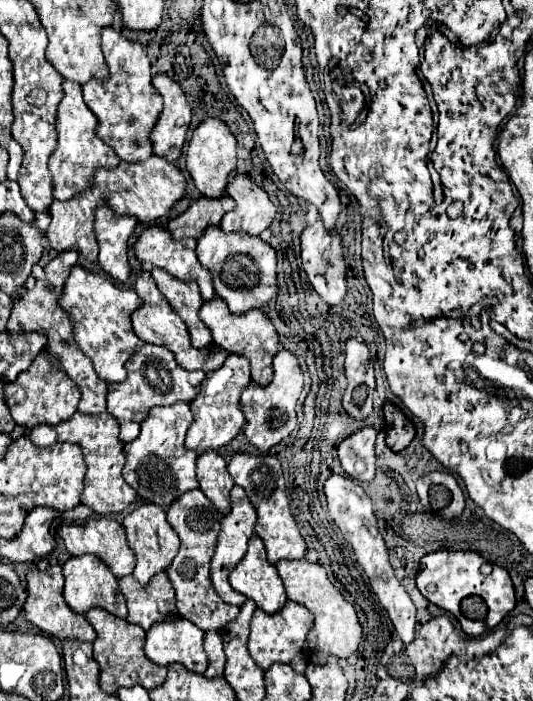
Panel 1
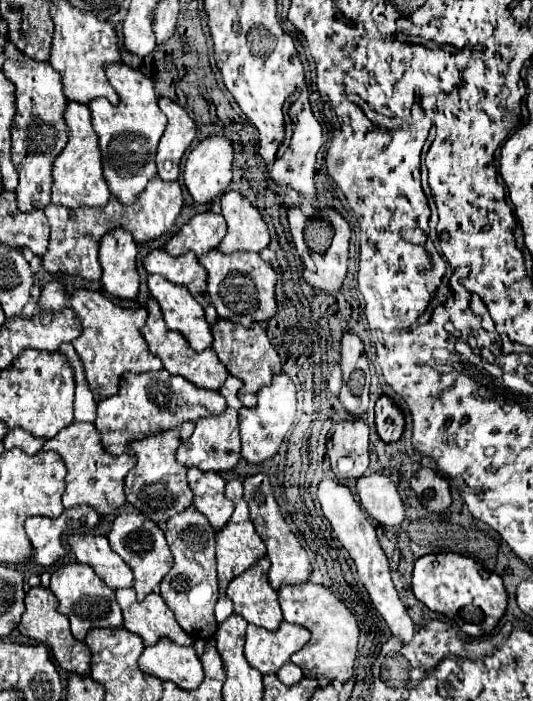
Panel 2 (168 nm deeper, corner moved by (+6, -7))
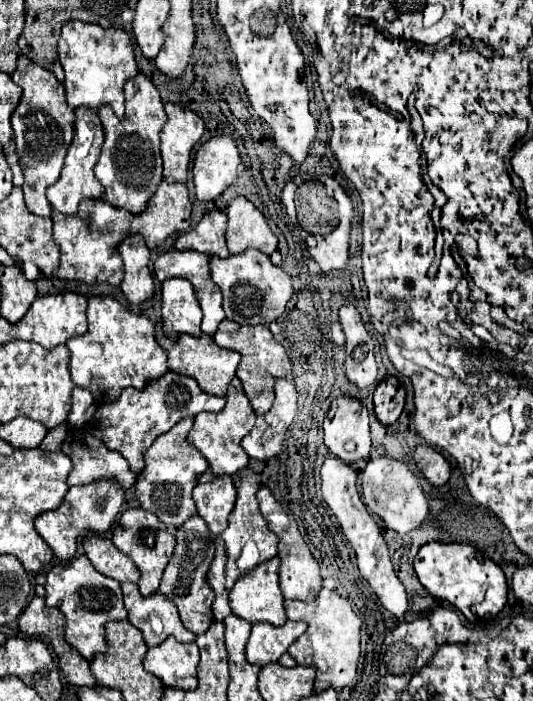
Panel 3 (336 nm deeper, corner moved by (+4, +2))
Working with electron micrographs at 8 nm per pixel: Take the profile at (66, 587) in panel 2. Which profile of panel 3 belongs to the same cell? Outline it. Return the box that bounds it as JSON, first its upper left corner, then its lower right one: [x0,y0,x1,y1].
[47,555,127,659]

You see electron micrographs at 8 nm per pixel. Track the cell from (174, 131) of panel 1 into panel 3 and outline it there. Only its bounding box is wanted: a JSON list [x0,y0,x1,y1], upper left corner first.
[161,103,205,183]

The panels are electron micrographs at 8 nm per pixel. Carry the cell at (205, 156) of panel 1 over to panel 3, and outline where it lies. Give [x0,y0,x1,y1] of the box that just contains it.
[193,135,241,201]

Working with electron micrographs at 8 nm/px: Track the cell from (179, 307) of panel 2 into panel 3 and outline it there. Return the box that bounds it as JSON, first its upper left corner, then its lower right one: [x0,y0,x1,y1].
[161,279,201,337]

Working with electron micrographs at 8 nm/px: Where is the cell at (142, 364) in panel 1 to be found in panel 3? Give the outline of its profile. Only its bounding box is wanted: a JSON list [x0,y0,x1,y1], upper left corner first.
[89,371,227,473]

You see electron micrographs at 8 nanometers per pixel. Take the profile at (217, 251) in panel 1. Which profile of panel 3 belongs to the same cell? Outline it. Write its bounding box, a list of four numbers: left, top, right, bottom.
[211,249,293,325]

